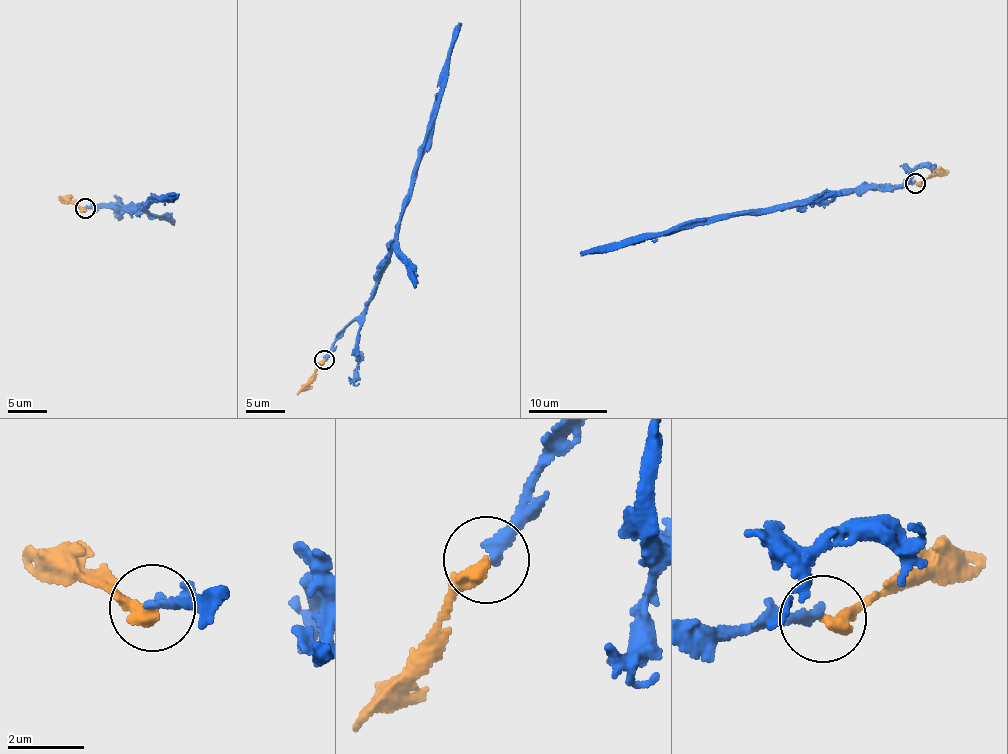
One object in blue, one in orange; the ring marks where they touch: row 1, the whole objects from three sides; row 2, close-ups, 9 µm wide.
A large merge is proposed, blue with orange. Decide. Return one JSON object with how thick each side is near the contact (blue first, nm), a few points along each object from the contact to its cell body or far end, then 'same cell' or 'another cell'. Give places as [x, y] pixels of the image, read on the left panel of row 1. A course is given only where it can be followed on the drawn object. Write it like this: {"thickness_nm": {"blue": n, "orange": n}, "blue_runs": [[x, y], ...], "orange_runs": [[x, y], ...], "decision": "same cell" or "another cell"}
{"thickness_nm": {"blue": 280, "orange": 360}, "blue_runs": [[85, 207], [112, 202], [125, 209], [128, 204], [149, 201], [147, 198], [151, 194], [161, 199], [176, 194]], "orange_runs": [[85, 207], [58, 199]], "decision": "same cell"}

